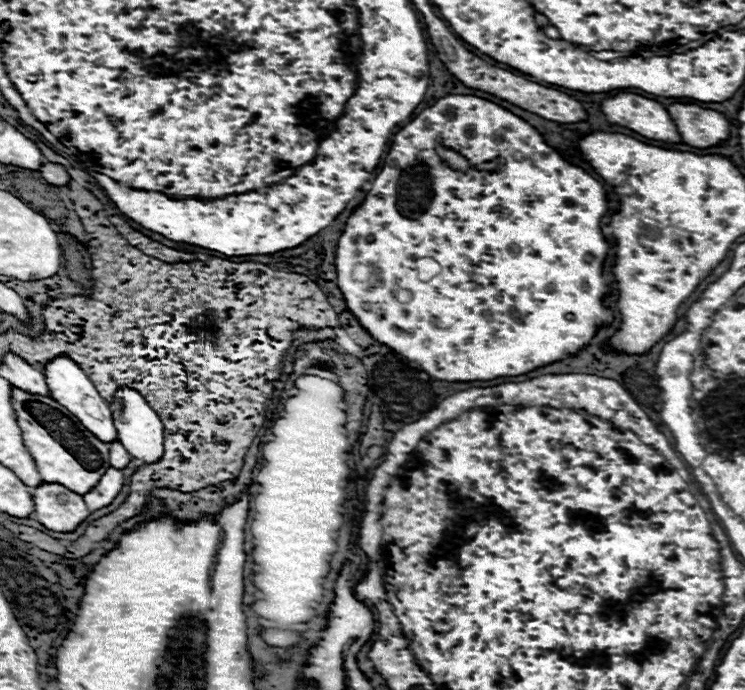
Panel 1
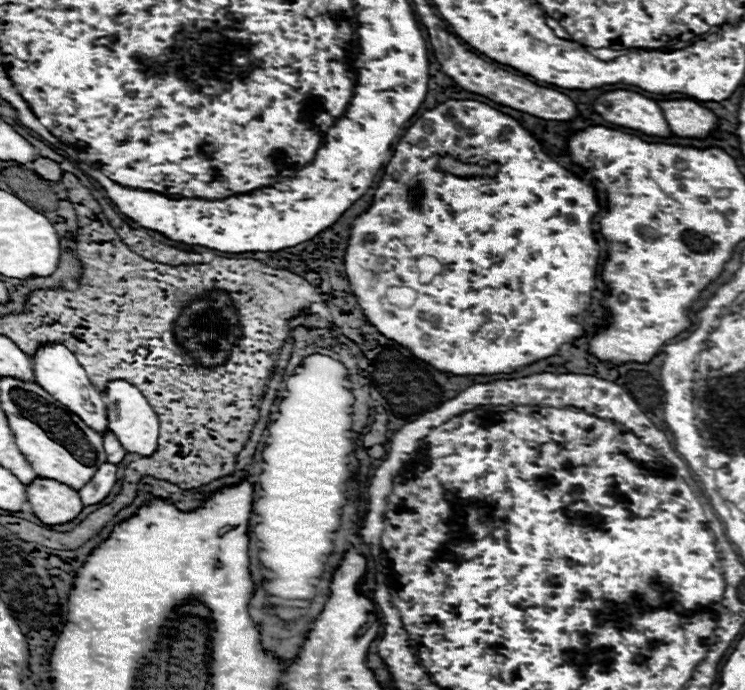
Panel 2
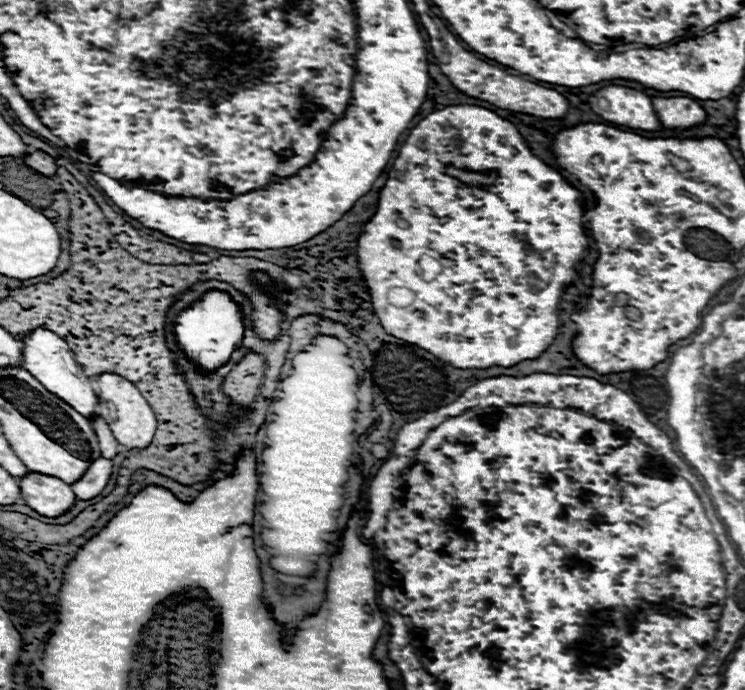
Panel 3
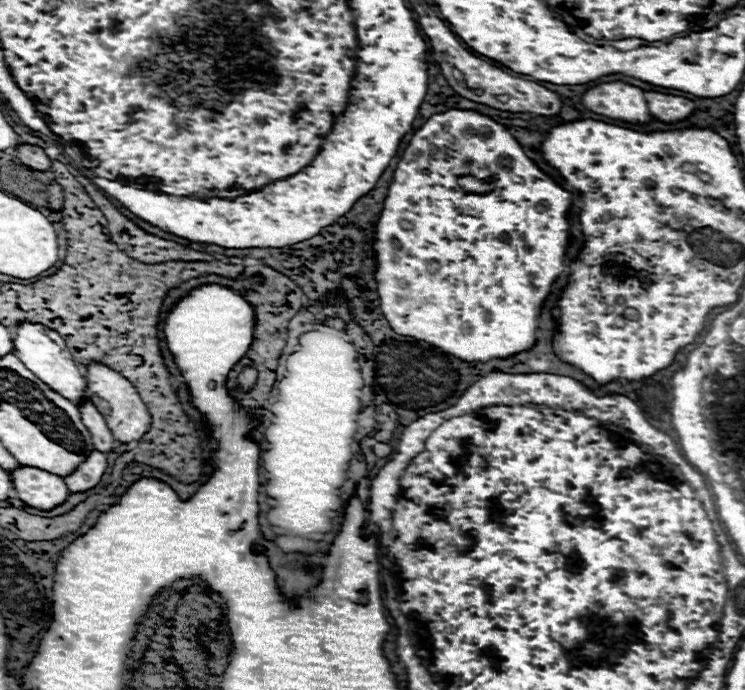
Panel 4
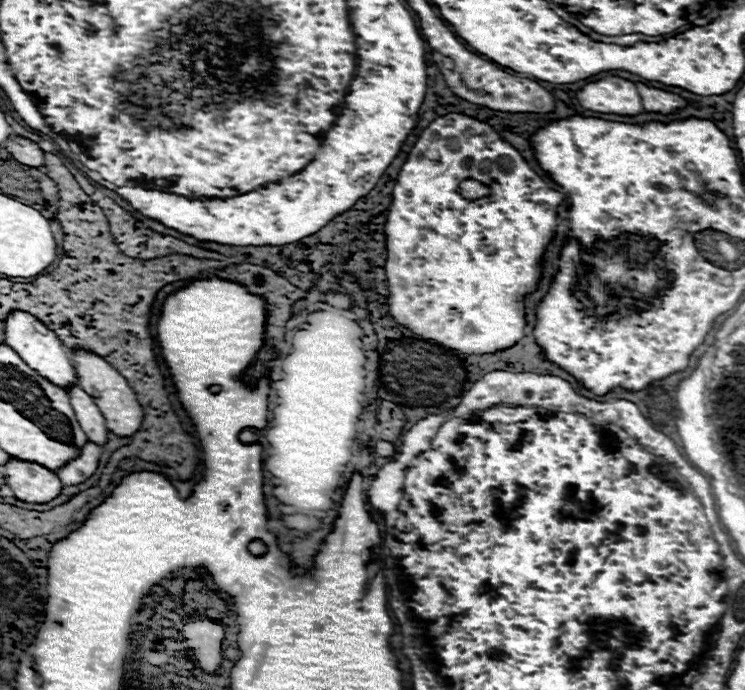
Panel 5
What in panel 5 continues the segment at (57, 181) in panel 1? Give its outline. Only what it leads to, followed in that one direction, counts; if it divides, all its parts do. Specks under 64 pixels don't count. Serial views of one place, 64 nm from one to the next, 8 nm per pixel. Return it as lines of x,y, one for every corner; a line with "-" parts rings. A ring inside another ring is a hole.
10,136
6,142
4,142
4,148
8,150
8,154
12,154
14,160
26,164
26,166
32,166
32,168
38,168
42,166
44,162
44,152
40,150
40,146
24,136

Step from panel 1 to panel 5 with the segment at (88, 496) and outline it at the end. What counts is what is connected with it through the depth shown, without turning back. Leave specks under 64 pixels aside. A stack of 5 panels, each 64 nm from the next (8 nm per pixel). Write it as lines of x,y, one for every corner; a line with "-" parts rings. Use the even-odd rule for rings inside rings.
86,442
80,450
80,456
76,456
74,460
70,460
68,464
64,464
62,468
58,468
58,478
66,484
66,486
74,486
84,482
86,478
90,478
94,474
94,470
98,468
98,458
102,454
102,448
94,442

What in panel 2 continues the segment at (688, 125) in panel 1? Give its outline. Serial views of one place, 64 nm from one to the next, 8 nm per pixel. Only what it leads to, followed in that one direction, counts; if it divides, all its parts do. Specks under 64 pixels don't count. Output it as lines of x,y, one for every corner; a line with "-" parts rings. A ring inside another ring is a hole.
660,100
658,106
670,130
680,138
706,138
716,126
716,116
692,100

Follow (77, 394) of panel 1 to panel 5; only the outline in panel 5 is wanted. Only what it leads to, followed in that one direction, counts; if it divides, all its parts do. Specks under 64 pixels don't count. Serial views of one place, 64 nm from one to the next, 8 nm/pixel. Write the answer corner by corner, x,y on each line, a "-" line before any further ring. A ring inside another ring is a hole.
22,310
10,312
4,320
4,338
6,338
6,344
14,348
20,354
20,358
24,358
26,364
30,364
30,368
38,370
38,374
42,374
44,378
50,378
50,382
54,382
56,386
68,388
70,382
76,382
76,374
66,346
58,340
58,336
52,330
46,328
44,322
40,322
32,314

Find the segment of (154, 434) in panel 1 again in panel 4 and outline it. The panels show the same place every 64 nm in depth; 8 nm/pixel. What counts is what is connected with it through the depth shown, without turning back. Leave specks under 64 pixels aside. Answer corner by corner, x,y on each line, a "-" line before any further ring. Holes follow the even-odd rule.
92,362
92,364
86,366
86,370
82,374
86,376
86,394
104,412
106,424
108,424
112,436
120,442
140,440
142,434
148,432
148,428
150,428
150,412
148,412
146,404
142,402
138,390
122,374
108,368
106,364

